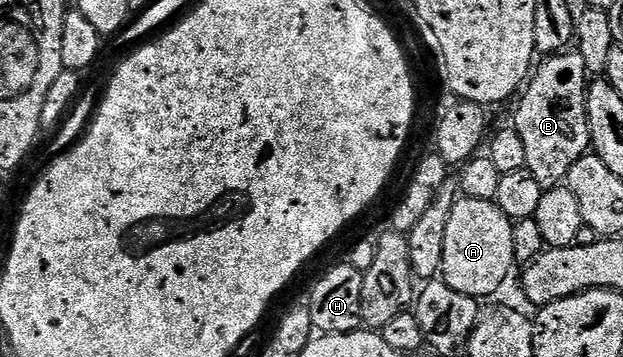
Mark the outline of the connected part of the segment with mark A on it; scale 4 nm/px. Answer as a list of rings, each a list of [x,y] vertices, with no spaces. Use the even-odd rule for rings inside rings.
[[[461,196],[450,211],[450,223],[446,223],[446,247],[442,255],[442,279],[454,291],[485,299],[504,285],[512,265],[517,264],[514,253],[513,222],[497,205],[482,199]]]

